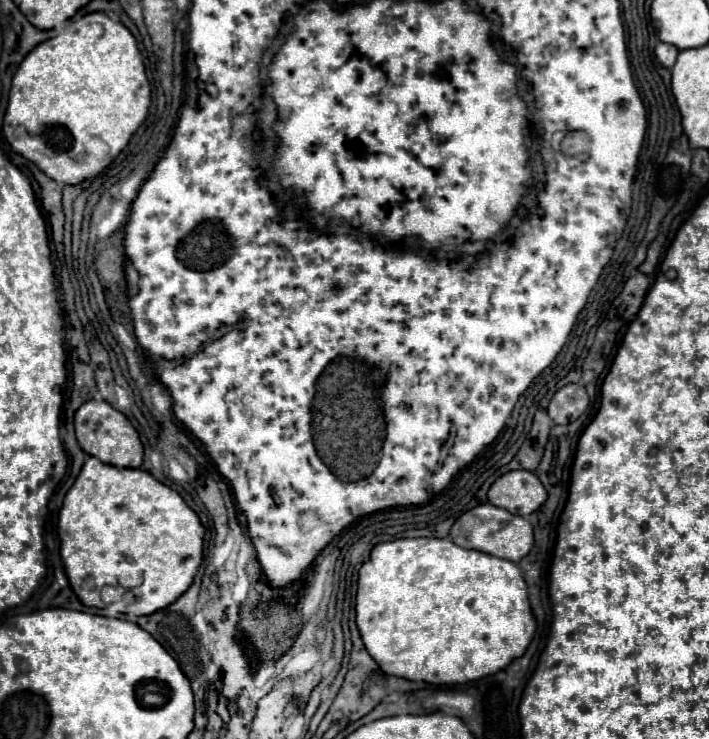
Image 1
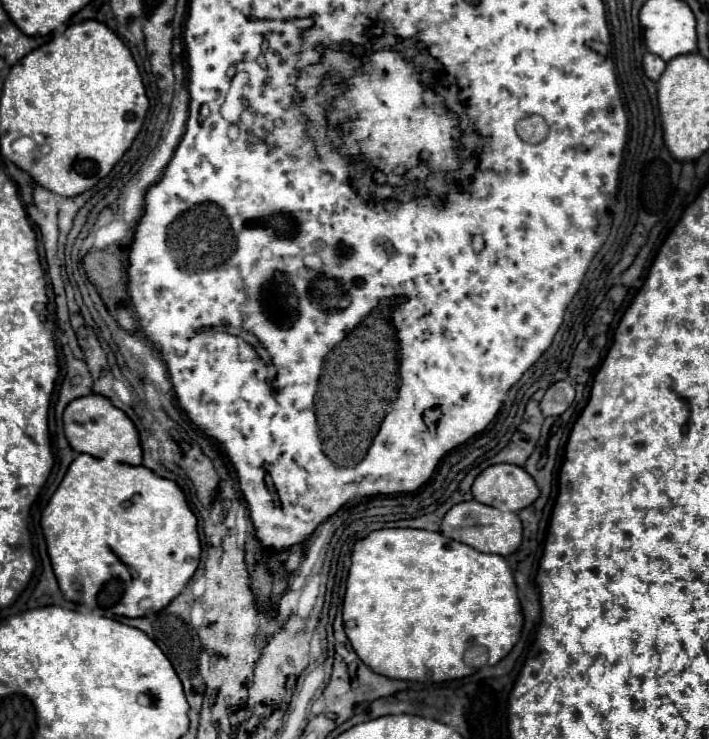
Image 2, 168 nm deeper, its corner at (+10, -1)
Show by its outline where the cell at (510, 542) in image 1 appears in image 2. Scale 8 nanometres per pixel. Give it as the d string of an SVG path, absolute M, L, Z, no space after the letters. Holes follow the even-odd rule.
M465 501L465 503L455 505L451 511L447 511L447 515L443 517L443 523L441 523L441 533L445 537L465 543L481 553L493 553L493 555L501 555L501 557L515 553L517 547L521 545L521 537L523 537L521 519L517 517L517 513L489 507L479 501Z

